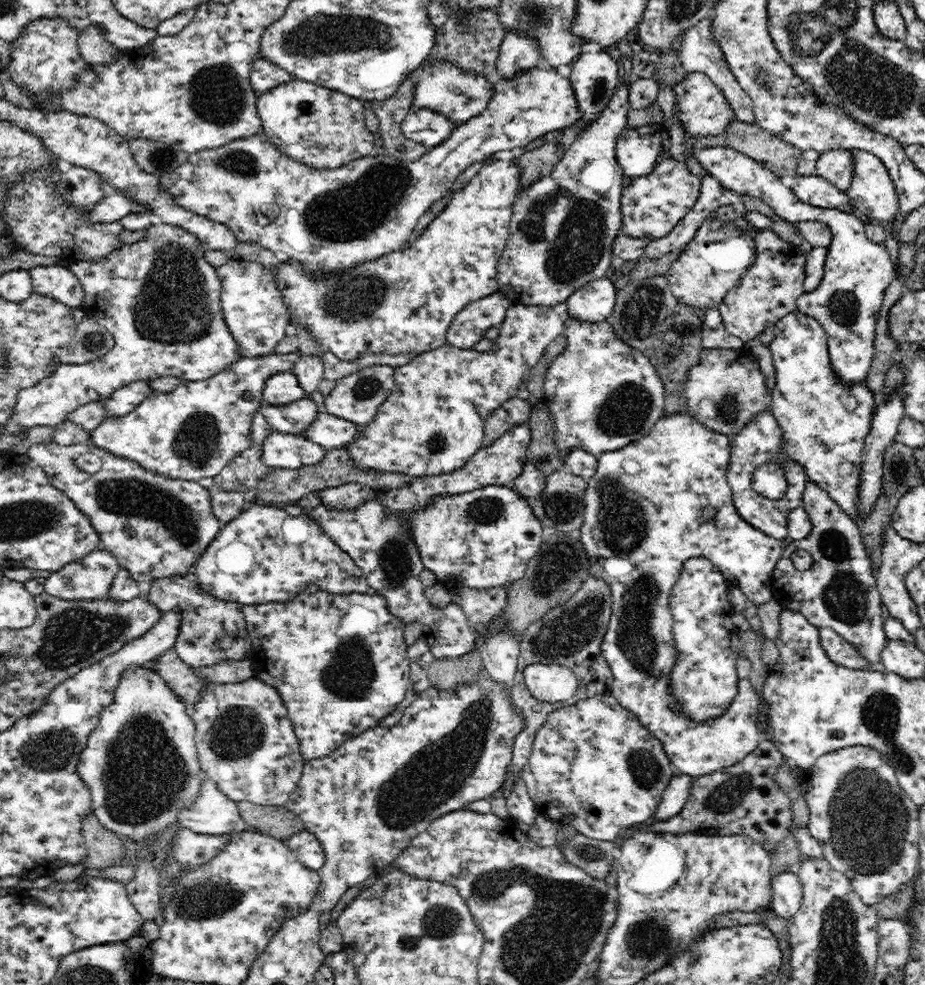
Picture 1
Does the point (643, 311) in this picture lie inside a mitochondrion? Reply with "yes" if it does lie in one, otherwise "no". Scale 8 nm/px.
yes

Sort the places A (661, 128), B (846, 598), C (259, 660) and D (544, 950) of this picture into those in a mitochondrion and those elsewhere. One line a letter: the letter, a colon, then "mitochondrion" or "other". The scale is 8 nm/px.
A: other
B: mitochondrion
C: other
D: mitochondrion

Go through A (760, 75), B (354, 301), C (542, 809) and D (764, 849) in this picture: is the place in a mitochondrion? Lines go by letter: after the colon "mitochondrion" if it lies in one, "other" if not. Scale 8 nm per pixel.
A: mitochondrion
B: mitochondrion
C: other
D: other

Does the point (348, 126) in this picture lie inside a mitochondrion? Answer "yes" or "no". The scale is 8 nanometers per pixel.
no

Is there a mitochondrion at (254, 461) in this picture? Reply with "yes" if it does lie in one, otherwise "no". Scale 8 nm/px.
no

